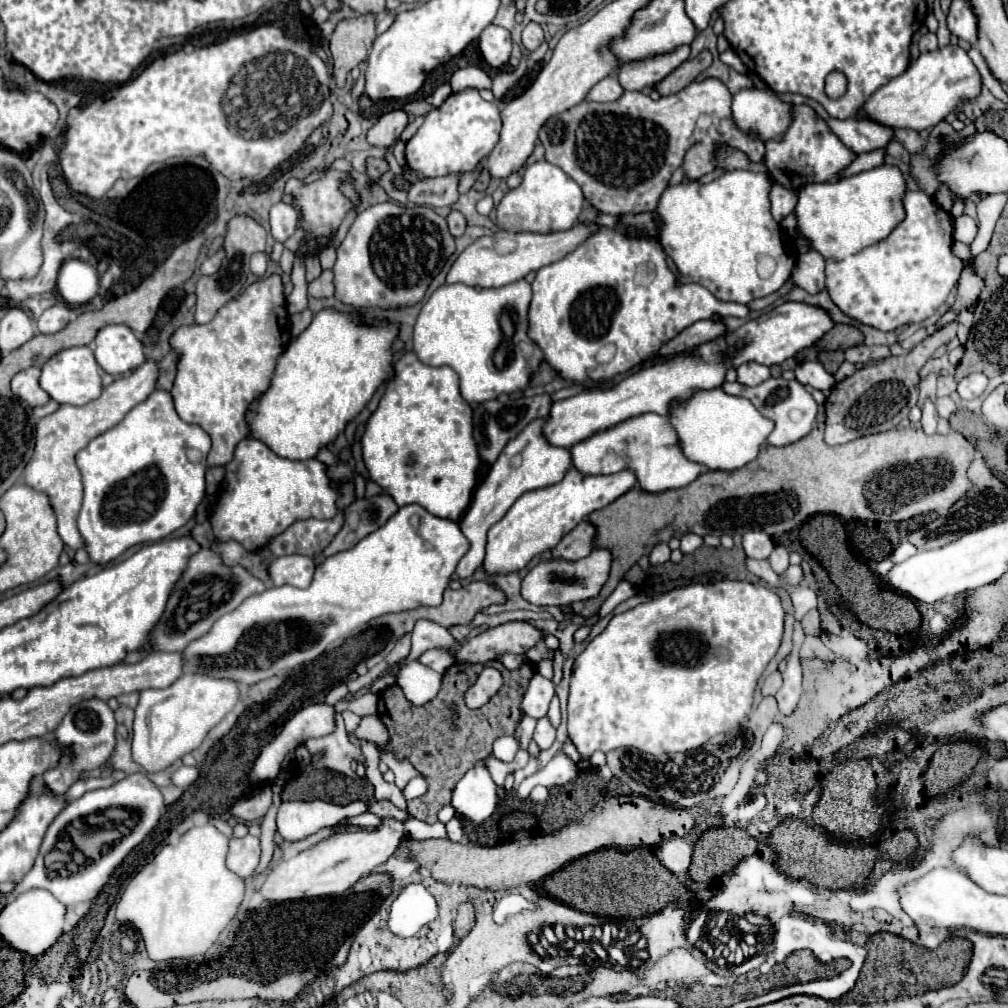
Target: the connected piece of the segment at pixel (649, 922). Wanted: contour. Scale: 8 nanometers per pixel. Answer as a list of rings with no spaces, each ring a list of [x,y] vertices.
[[[665,907],[661,913],[645,917],[645,923],[641,925],[641,935],[647,939],[647,951],[651,961],[659,961],[669,951],[677,947],[685,947],[705,963],[705,955],[699,949],[691,947],[687,939],[687,921],[681,909]]]

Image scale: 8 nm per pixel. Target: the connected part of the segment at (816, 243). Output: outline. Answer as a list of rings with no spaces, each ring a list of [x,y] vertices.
[[[881,165],[863,173],[857,173],[853,177],[835,181],[835,183],[809,183],[803,185],[799,191],[799,203],[795,207],[797,221],[799,221],[799,233],[805,235],[811,241],[811,247],[819,251],[825,259],[845,259],[849,255],[859,253],[861,249],[885,239],[895,225],[905,217],[903,205],[901,205],[901,195],[905,193],[905,181],[903,175],[897,167]]]

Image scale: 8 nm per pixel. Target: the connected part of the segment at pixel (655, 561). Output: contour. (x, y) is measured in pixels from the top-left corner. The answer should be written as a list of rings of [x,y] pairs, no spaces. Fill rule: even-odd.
[[[661,543],[661,545],[657,545],[657,547],[651,551],[649,561],[651,561],[653,567],[657,567],[657,565],[667,563],[667,561],[669,561],[669,555],[671,555],[671,549],[669,549],[665,543]]]

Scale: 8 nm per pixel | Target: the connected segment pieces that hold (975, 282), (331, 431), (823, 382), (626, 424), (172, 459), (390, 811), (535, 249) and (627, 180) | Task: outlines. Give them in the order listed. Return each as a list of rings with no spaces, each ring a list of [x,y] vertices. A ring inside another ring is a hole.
[[[965,267],[961,277],[959,277],[959,283],[957,283],[957,295],[955,295],[955,303],[953,307],[935,323],[935,325],[929,325],[927,327],[927,333],[933,335],[937,329],[943,329],[947,327],[949,323],[953,323],[959,315],[961,309],[967,309],[969,305],[973,305],[981,293],[981,289],[985,287],[985,281],[983,277],[977,275],[975,267]]]
[[[321,309],[313,315],[311,325],[299,333],[287,349],[279,355],[275,373],[265,393],[261,393],[247,409],[245,419],[249,423],[249,439],[259,439],[275,455],[285,459],[313,459],[317,453],[333,443],[345,425],[355,419],[365,405],[371,401],[373,393],[387,381],[391,381],[393,369],[393,341],[399,337],[401,325],[389,319],[367,323],[359,311],[337,311]]]
[[[803,361],[795,367],[795,379],[803,385],[811,385],[813,389],[829,391],[835,385],[835,379],[823,369],[821,363],[815,361]]]
[[[643,413],[639,417],[625,419],[605,431],[569,447],[573,467],[583,475],[613,475],[631,469],[637,477],[639,489],[647,493],[663,493],[667,489],[679,489],[689,485],[701,473],[701,465],[687,461],[679,449],[677,435],[673,433],[669,419],[657,413]]]
[[[155,389],[143,403],[135,405],[121,423],[97,435],[85,449],[77,453],[75,461],[83,477],[83,507],[77,517],[77,527],[85,541],[85,551],[89,553],[91,563],[105,565],[121,557],[133,545],[161,541],[195,515],[197,505],[205,497],[207,465],[203,461],[191,463],[187,459],[187,449],[199,449],[205,457],[211,449],[209,435],[201,427],[187,425],[179,419],[169,391]]]
[[[371,801],[369,803],[369,811],[379,815],[379,817],[389,817],[389,819],[397,819],[397,821],[407,821],[409,813],[401,811],[399,807],[395,807],[391,801]]]
[[[577,223],[567,231],[547,233],[547,235],[539,235],[539,233],[511,233],[509,235],[507,231],[497,231],[495,235],[477,239],[463,253],[459,253],[459,257],[455,259],[455,263],[451,265],[451,269],[447,273],[445,283],[463,283],[469,287],[483,287],[483,289],[495,289],[495,287],[515,283],[515,281],[523,279],[529,271],[537,271],[537,269],[565,257],[565,253],[573,251],[595,229],[597,229],[597,225]]]
[[[705,79],[705,81],[693,81],[681,93],[661,97],[659,101],[653,101],[649,95],[625,91],[621,99],[613,103],[593,103],[583,101],[575,107],[571,107],[565,113],[559,113],[551,117],[539,133],[539,139],[545,147],[545,159],[557,167],[561,167],[585,193],[587,199],[591,199],[591,205],[599,209],[601,213],[643,213],[653,211],[661,193],[669,185],[669,177],[677,167],[685,169],[685,179],[695,181],[707,171],[715,169],[715,153],[717,147],[733,147],[737,151],[743,151],[753,163],[765,161],[765,145],[753,137],[743,135],[731,119],[731,93],[719,79]],[[699,115],[711,117],[711,127],[707,131],[697,129],[695,121]]]

